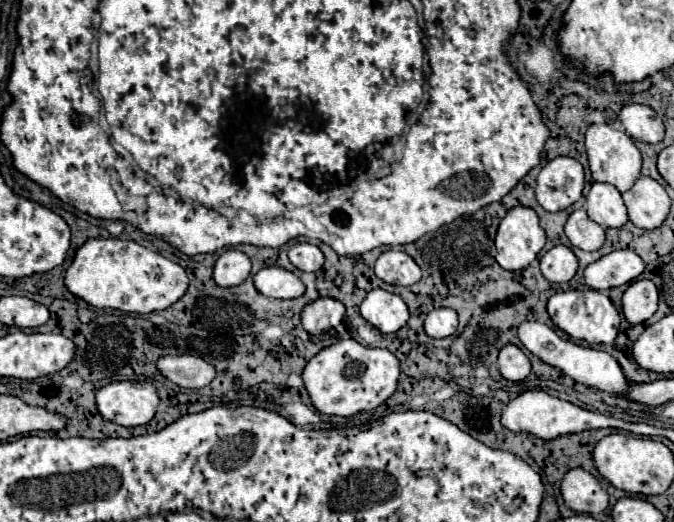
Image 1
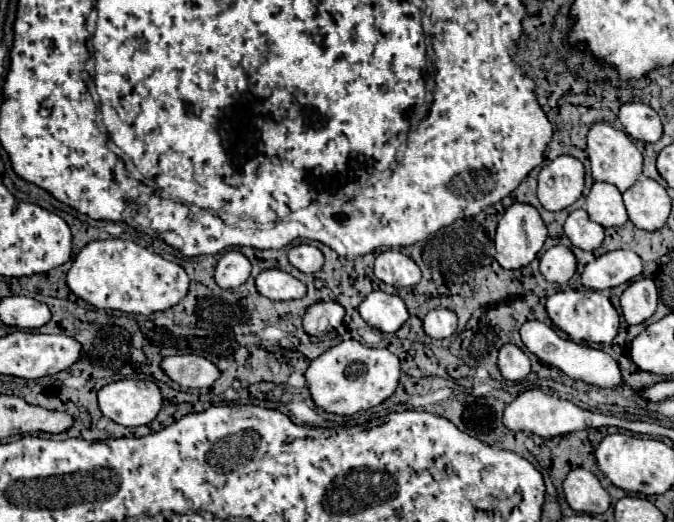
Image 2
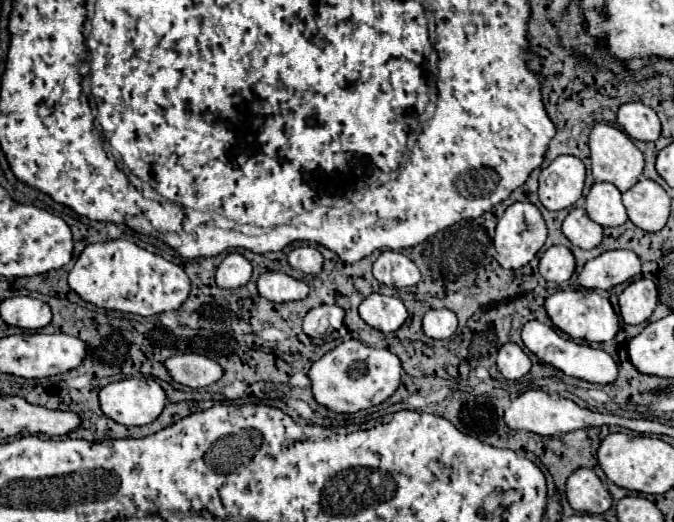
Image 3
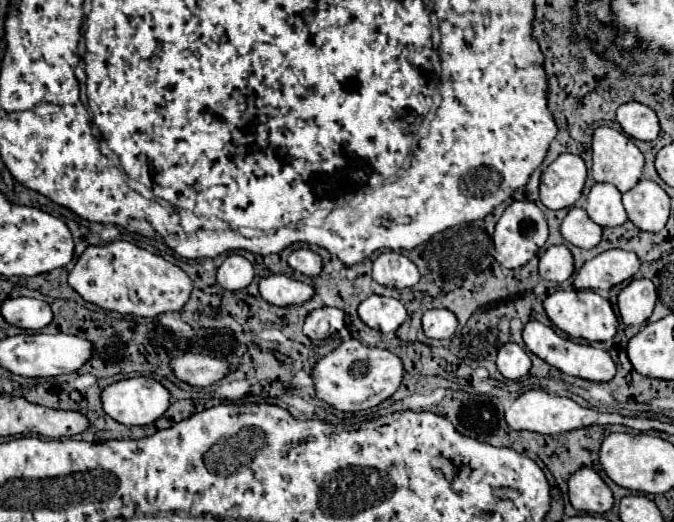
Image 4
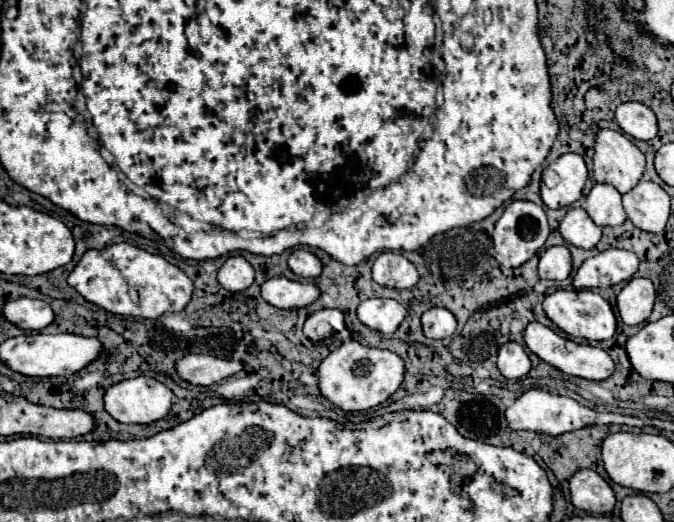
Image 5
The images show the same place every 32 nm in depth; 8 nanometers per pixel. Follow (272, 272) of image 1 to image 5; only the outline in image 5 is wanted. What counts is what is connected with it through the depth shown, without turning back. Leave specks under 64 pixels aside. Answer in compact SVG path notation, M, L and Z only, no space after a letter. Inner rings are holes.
M284 276L268 278L262 286L262 298L276 308L302 308L320 296L318 286L308 282L288 280Z

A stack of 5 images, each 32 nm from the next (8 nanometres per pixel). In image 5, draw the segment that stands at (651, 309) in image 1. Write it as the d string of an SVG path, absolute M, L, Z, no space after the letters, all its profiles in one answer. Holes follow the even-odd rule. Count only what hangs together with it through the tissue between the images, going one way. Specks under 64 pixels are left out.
M632 278L616 298L618 314L624 324L642 324L652 314L656 300L654 284L648 278Z

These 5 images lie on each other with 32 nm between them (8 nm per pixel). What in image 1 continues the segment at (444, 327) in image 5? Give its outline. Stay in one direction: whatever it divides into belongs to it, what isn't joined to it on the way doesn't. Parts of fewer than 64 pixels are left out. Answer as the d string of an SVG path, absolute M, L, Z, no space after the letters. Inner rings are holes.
M436 308L428 312L424 330L430 338L446 338L456 332L458 326L458 314L452 308Z

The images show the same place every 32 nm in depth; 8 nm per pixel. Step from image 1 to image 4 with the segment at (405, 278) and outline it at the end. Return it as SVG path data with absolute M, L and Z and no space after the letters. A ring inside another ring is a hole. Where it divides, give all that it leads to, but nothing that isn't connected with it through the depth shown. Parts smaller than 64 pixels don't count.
M382 252L374 260L372 276L378 284L390 286L390 288L408 288L418 284L420 272L404 254L400 252Z

